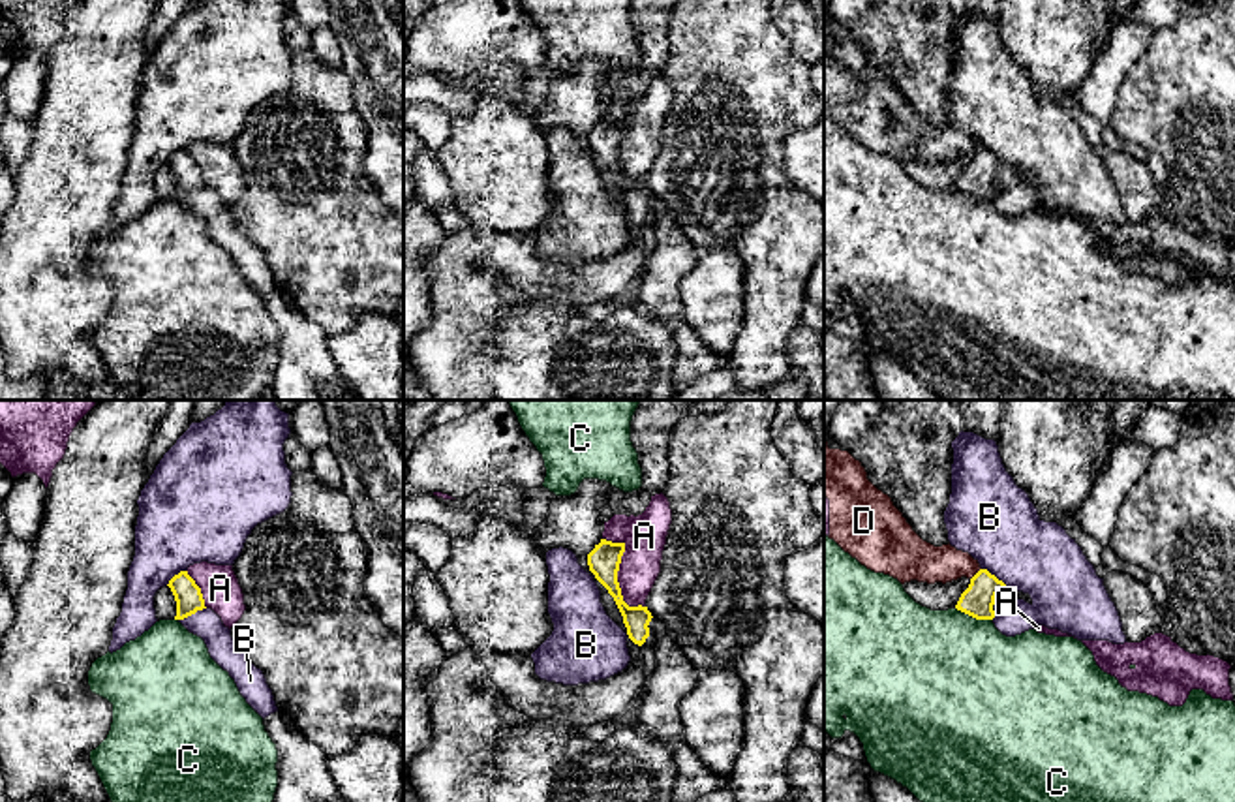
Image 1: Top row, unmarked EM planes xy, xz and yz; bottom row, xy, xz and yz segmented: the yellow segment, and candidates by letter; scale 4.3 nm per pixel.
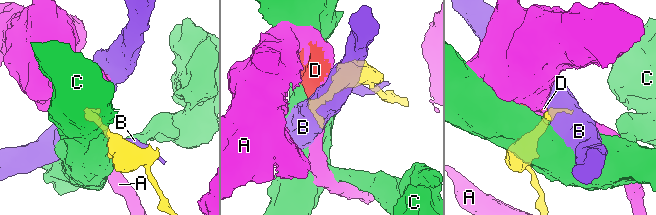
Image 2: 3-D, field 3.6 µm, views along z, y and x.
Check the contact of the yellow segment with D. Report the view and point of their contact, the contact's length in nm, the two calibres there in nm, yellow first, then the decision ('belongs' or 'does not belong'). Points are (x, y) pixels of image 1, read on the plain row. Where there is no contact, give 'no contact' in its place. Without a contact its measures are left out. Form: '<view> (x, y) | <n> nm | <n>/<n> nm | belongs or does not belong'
yz (976, 153) | 70 nm | 140/170 nm | does not belong

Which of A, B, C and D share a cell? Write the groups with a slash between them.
A D / B / C

